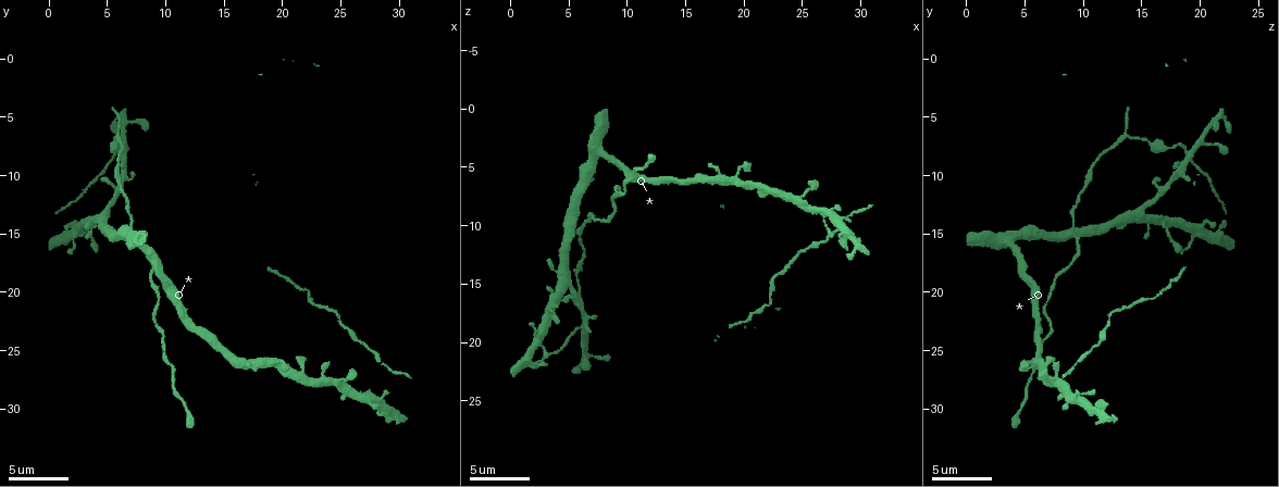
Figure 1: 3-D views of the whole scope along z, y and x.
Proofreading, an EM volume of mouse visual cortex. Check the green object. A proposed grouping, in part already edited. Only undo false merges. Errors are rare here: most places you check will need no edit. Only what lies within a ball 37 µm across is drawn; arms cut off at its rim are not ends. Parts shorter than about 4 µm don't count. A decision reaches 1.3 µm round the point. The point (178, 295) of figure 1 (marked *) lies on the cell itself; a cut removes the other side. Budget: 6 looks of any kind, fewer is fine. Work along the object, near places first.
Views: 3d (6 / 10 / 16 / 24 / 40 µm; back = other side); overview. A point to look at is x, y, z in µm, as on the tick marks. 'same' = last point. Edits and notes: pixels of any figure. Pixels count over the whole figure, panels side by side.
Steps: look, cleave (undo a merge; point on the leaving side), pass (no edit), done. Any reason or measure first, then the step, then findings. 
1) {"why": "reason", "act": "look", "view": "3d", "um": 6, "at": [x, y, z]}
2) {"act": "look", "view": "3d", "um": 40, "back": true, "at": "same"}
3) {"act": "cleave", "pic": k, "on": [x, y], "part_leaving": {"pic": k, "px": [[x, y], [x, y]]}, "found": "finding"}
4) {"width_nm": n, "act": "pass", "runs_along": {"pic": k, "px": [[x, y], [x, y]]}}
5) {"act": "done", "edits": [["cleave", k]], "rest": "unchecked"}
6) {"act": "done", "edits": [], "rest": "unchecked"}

{"why": "narrows sharply", "act": "look", "view": "3d", "um": 6, "at": [9.4, 20.6, 6.8]}

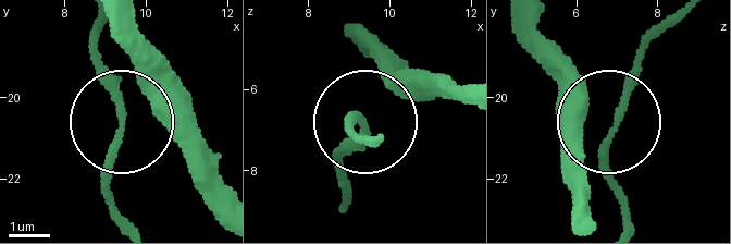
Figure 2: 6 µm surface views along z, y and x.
{"act": "look", "view": "3d", "um": 6, "back": true, "at": [9.30, 20.70, 6.95]}

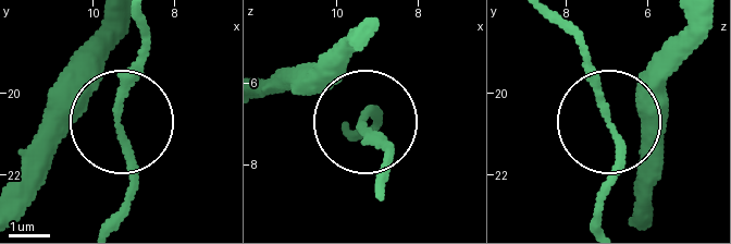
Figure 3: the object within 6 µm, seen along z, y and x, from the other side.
{"width_nm": 170, "act": "pass", "runs_along": {"pic": 3, "px": [[558, 19], [582, 50], [621, 154], [599, 214]]}, "found": "one cell here"}

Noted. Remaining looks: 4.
{"why": "thick turns thin", "act": "look", "view": "3d", "um": 16, "at": [19.6, 26.2, 6.2]}

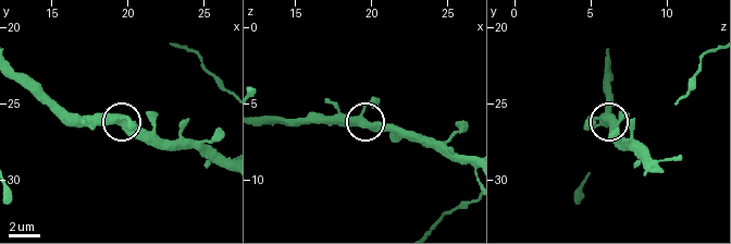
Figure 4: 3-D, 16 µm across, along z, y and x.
{"act": "pass", "runs_along": {"pic": 4, "px": [[608, 62], [608, 131], [615, 146]]}, "found": "one cell here"}

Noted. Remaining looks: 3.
{"why": "branch point", "act": "look", "view": "3d", "um": 10, "at": [4.8, 13.0, 15.0]}

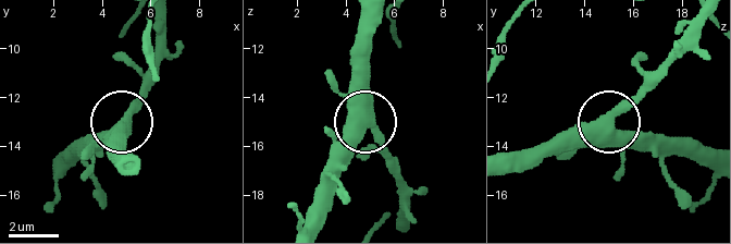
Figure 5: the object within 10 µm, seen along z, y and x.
{"width_nm": 470, "act": "pass", "runs_along": {"pic": 5, "px": [[382, 17], [370, 43], [368, 118], [329, 166]]}, "found": "continuous, no second cell"}

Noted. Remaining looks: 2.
{"act": "done", "edits": [], "rest": "unchecked"}

